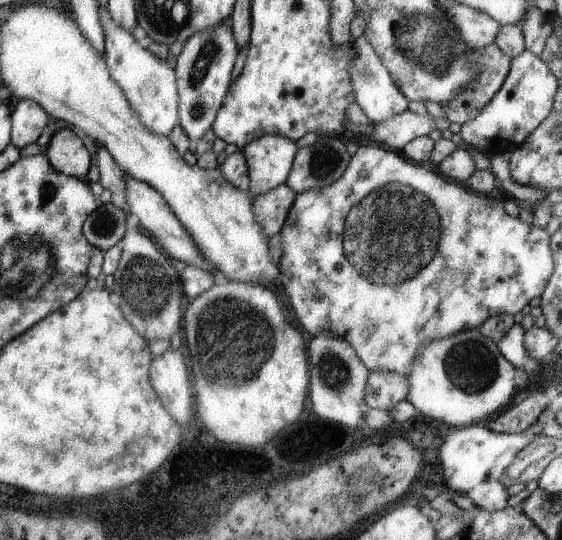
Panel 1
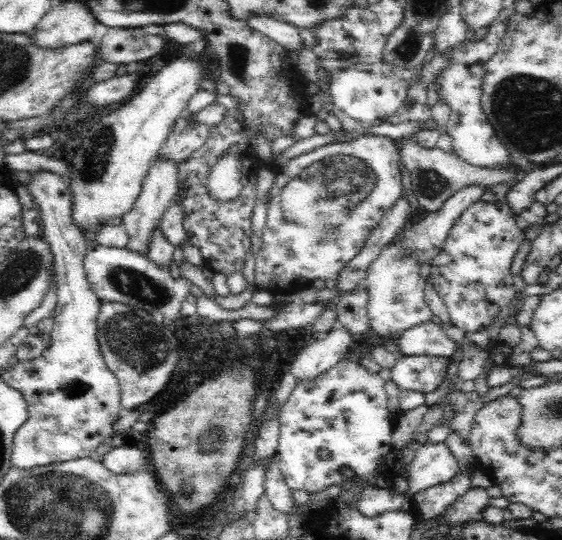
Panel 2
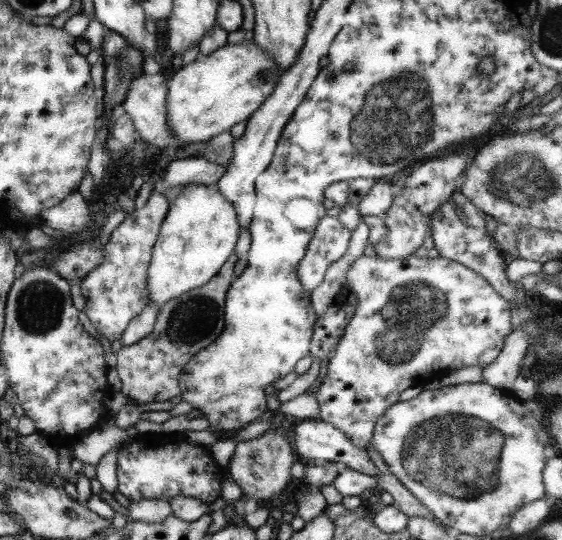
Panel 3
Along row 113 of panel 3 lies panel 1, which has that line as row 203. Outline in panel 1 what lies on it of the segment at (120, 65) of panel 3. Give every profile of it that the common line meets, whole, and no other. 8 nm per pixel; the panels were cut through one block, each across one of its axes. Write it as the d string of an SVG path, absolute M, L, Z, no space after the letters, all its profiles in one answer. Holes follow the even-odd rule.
M113 202L101 203L87 215L81 230L92 247L105 251L123 238L125 220L126 214L122 208Z

